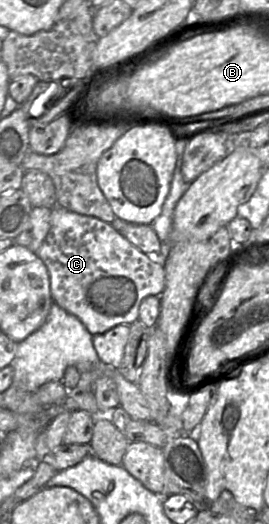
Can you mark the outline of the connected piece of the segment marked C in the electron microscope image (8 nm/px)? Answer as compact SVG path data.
M58 206L52 208L49 232L34 253L47 268L53 302L77 317L91 335L102 334L120 324L132 324L138 319L141 301L149 295L160 296L165 287L163 264L152 261L111 223Z

